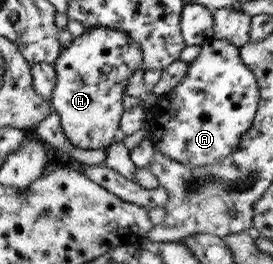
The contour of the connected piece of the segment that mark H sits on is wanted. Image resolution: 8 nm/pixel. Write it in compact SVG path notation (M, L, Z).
M102 26L86 28L83 35L75 37L67 47L62 47L55 64L56 84L50 102L60 116L60 127L64 135L80 149L102 149L110 146L116 136L120 135L120 120L125 112L122 106L124 89L134 71L142 68L143 51L140 45L119 29Z

